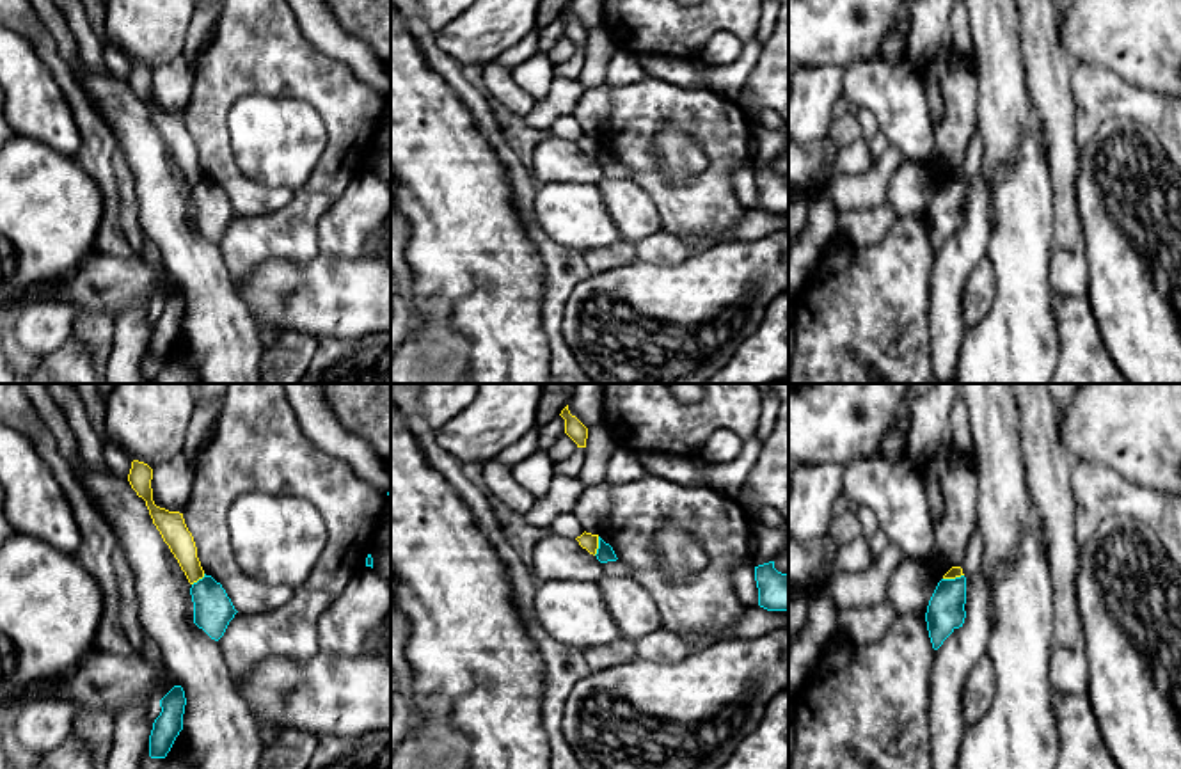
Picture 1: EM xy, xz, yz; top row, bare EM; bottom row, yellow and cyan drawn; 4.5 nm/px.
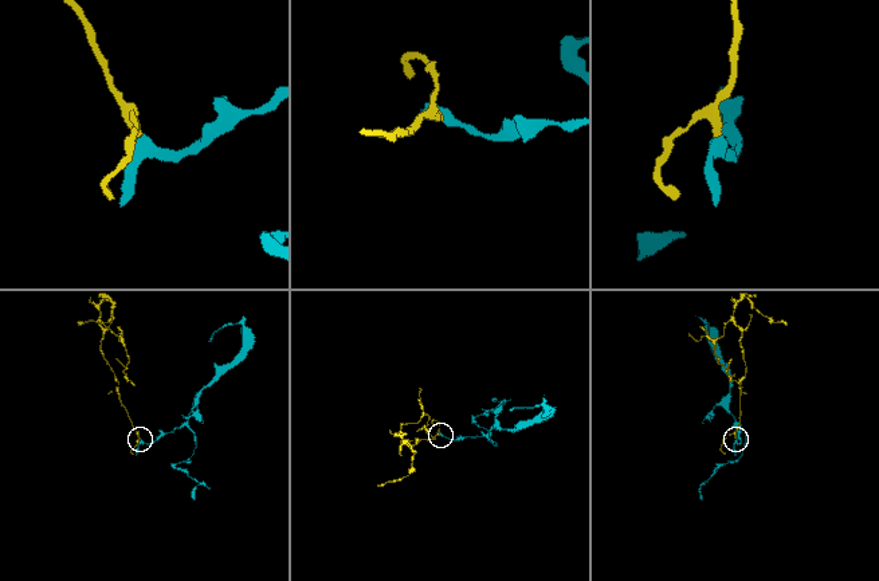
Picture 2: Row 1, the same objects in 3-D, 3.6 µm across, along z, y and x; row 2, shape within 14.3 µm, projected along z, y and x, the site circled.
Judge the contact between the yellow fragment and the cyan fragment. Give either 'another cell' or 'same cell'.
another cell

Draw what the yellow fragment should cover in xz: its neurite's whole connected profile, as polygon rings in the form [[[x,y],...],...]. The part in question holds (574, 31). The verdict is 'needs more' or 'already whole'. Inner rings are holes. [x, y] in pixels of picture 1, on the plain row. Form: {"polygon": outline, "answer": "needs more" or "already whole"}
{"polygon": [[[568,7],[559,18],[565,21],[565,36],[577,46],[577,50],[586,50],[588,30],[570,16]]], "answer": "already whole"}

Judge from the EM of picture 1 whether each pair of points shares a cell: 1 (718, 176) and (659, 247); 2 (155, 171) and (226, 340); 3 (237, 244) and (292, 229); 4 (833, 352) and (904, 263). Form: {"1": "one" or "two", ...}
{"1": "two", "2": "one", "3": "one", "4": "one"}

